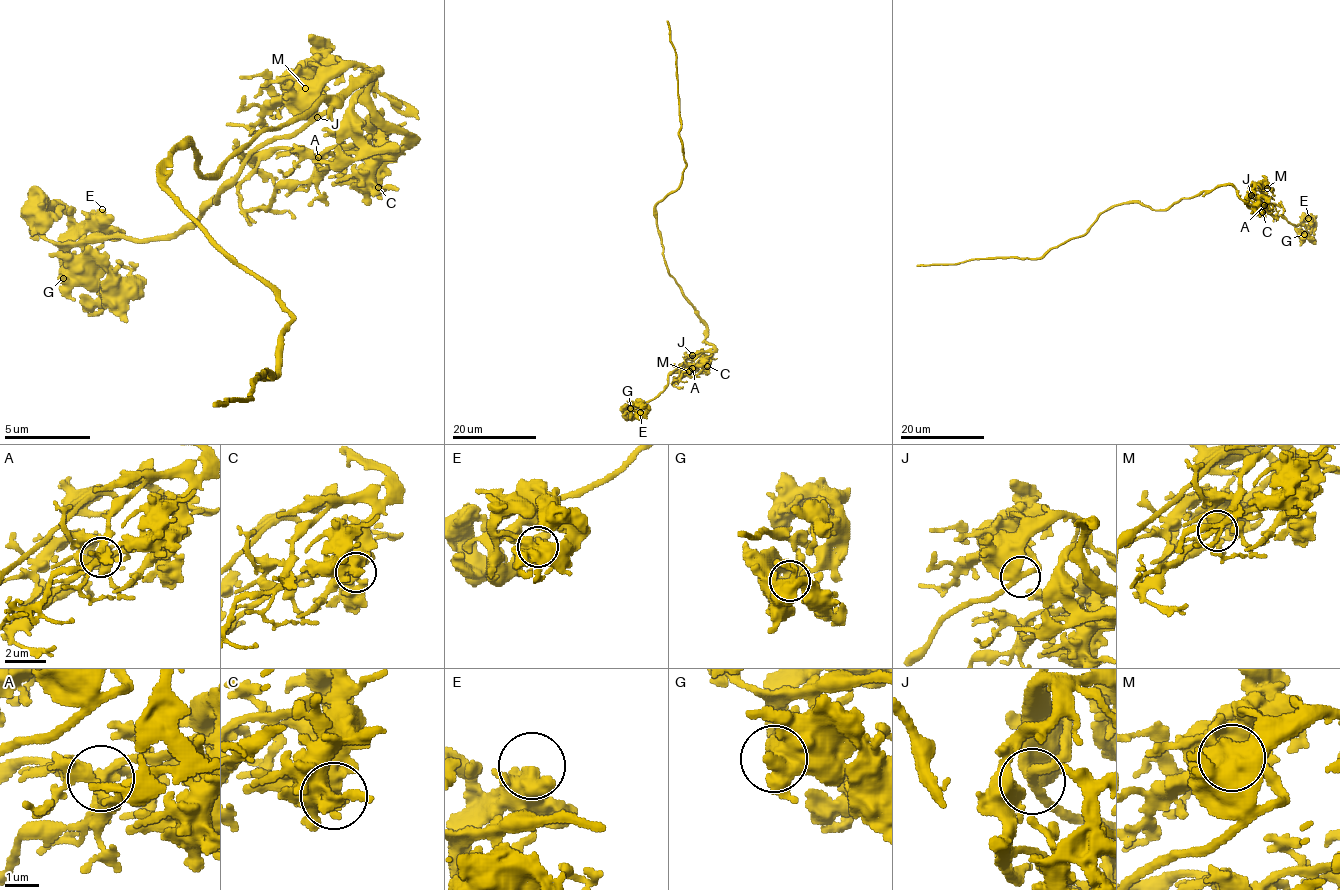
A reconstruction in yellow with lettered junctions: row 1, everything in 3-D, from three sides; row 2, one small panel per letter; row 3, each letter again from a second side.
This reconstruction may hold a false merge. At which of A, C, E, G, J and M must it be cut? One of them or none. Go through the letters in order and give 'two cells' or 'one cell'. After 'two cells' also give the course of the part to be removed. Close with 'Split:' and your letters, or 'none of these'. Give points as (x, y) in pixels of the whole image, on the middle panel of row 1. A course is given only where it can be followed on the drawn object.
A: one cell
C: one cell
E: one cell
G: one cell
J: one cell
M: one cell
Split: none of these

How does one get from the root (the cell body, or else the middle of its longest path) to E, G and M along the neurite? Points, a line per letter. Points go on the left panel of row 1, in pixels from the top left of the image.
E: (214, 174), (374, 70), (404, 135), (361, 135), (348, 66), (171, 235), (67, 252), (102, 209)
G: (214, 174), (374, 70), (404, 135), (374, 148), (370, 75), (335, 70), (192, 222), (97, 239), (63, 278)
M: (214, 174), (374, 70), (370, 105), (404, 135), (387, 148), (361, 135), (361, 66), (305, 88)

